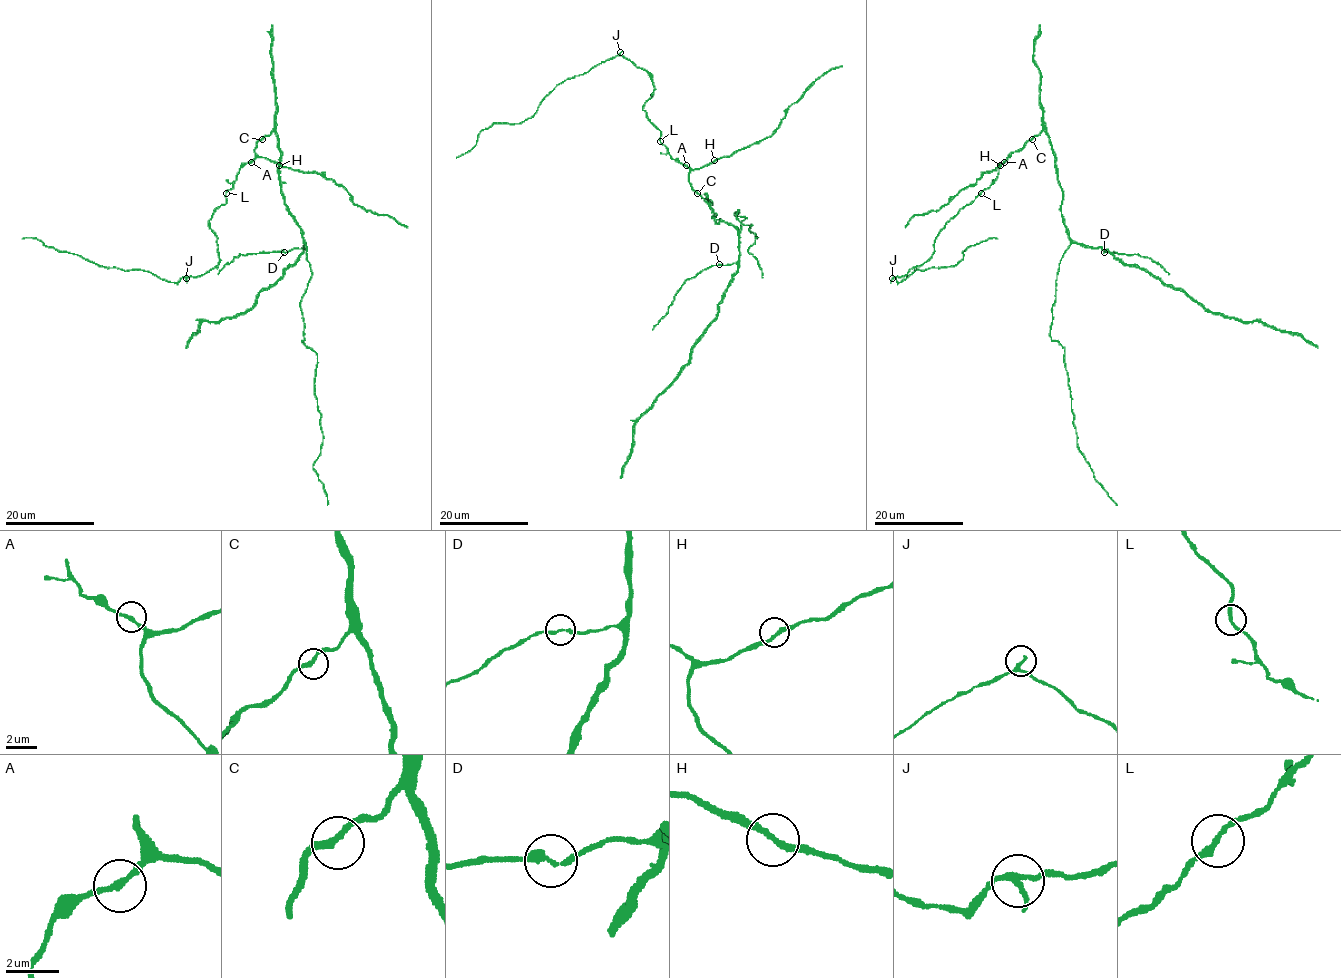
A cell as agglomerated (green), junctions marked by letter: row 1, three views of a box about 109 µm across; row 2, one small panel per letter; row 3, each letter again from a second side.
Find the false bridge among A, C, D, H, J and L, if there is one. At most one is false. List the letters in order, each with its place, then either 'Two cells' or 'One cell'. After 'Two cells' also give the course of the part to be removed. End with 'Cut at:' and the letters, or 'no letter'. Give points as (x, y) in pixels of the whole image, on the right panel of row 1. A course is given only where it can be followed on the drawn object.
A: Place: (1004, 162). One cell
C: Place: (1032, 139). One cell
D: Place: (1104, 252). One cell
H: Place: (1000, 165). One cell
J: Place: (892, 278). One cell
L: Place: (981, 193). One cell
Cut at: no letter

